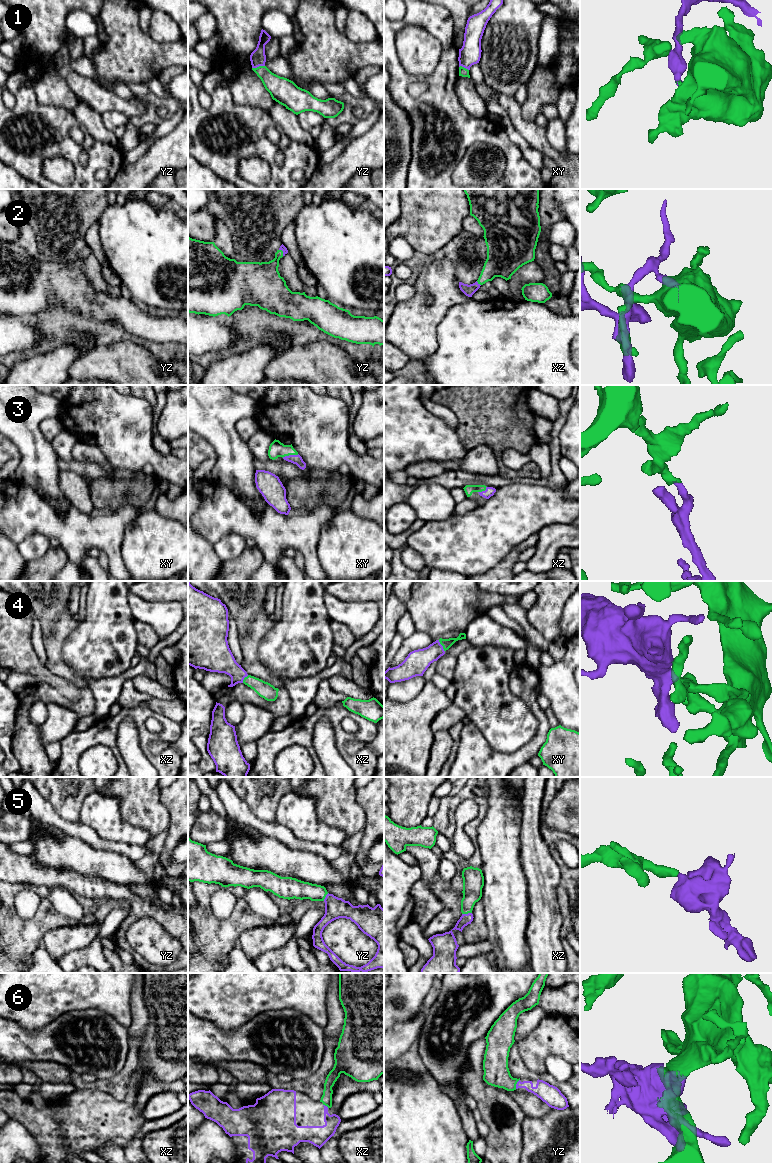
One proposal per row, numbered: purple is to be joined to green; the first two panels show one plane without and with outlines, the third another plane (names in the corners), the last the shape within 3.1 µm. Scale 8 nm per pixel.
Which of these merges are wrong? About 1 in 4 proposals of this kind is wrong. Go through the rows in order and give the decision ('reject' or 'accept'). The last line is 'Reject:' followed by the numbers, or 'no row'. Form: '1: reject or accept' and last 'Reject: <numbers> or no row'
1: accept
2: accept
3: accept
4: accept
5: accept
6: accept
Reject: no row

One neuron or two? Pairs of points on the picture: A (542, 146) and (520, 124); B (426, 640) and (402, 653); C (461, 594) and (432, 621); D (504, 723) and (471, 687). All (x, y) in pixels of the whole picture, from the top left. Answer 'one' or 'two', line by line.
A: one
B: one
C: one
D: one

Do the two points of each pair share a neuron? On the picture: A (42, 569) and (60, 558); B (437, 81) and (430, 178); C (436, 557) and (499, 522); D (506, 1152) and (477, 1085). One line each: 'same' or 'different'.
A: same
B: same
C: same
D: same

